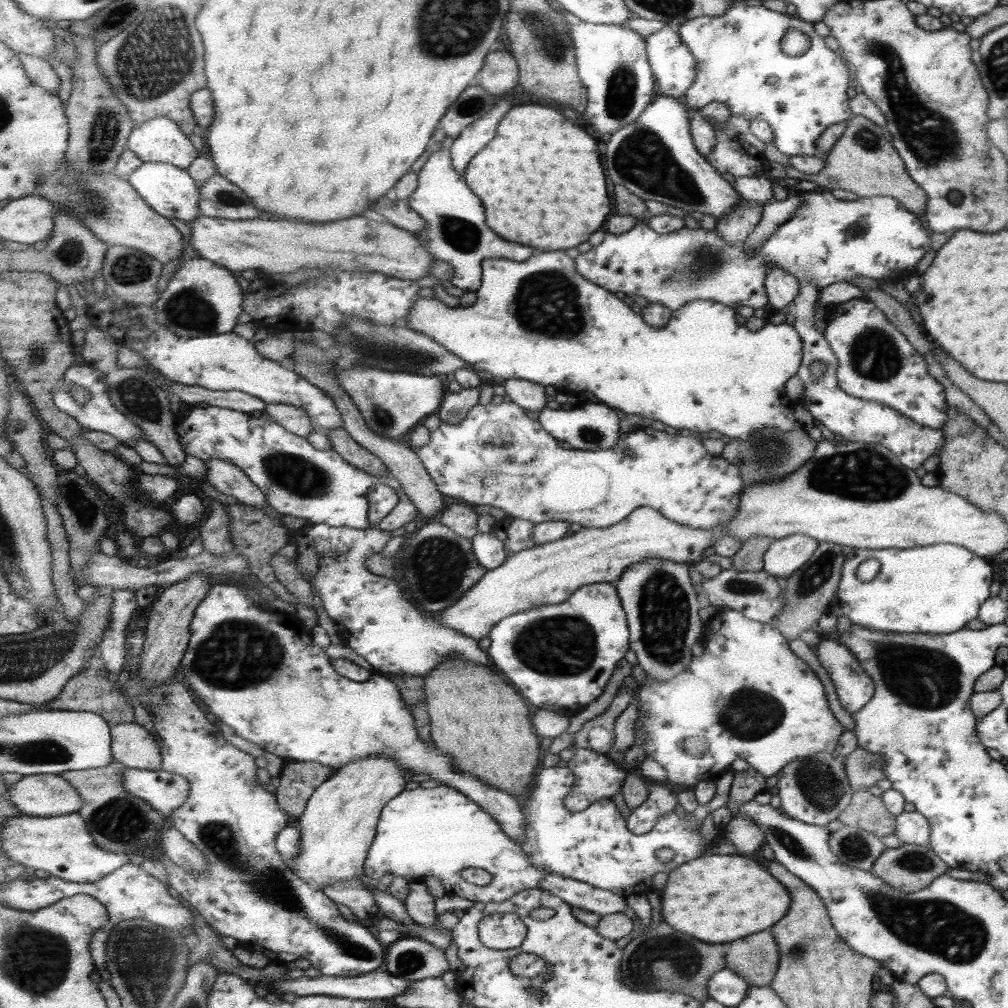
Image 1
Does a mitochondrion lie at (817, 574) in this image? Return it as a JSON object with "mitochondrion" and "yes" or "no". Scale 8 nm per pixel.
{"mitochondrion":"yes"}

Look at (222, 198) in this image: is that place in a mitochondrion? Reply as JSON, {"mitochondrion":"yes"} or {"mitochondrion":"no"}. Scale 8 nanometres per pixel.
{"mitochondrion":"yes"}

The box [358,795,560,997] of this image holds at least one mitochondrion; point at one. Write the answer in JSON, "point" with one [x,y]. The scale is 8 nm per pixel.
{"point":[411,962]}

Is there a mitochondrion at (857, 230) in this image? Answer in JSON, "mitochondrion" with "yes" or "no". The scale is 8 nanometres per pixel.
{"mitochondrion":"no"}

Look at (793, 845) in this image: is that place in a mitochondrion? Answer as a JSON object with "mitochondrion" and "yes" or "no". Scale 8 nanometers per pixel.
{"mitochondrion":"yes"}

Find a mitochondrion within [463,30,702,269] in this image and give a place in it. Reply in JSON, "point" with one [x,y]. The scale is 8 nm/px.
{"point":[622,85]}

